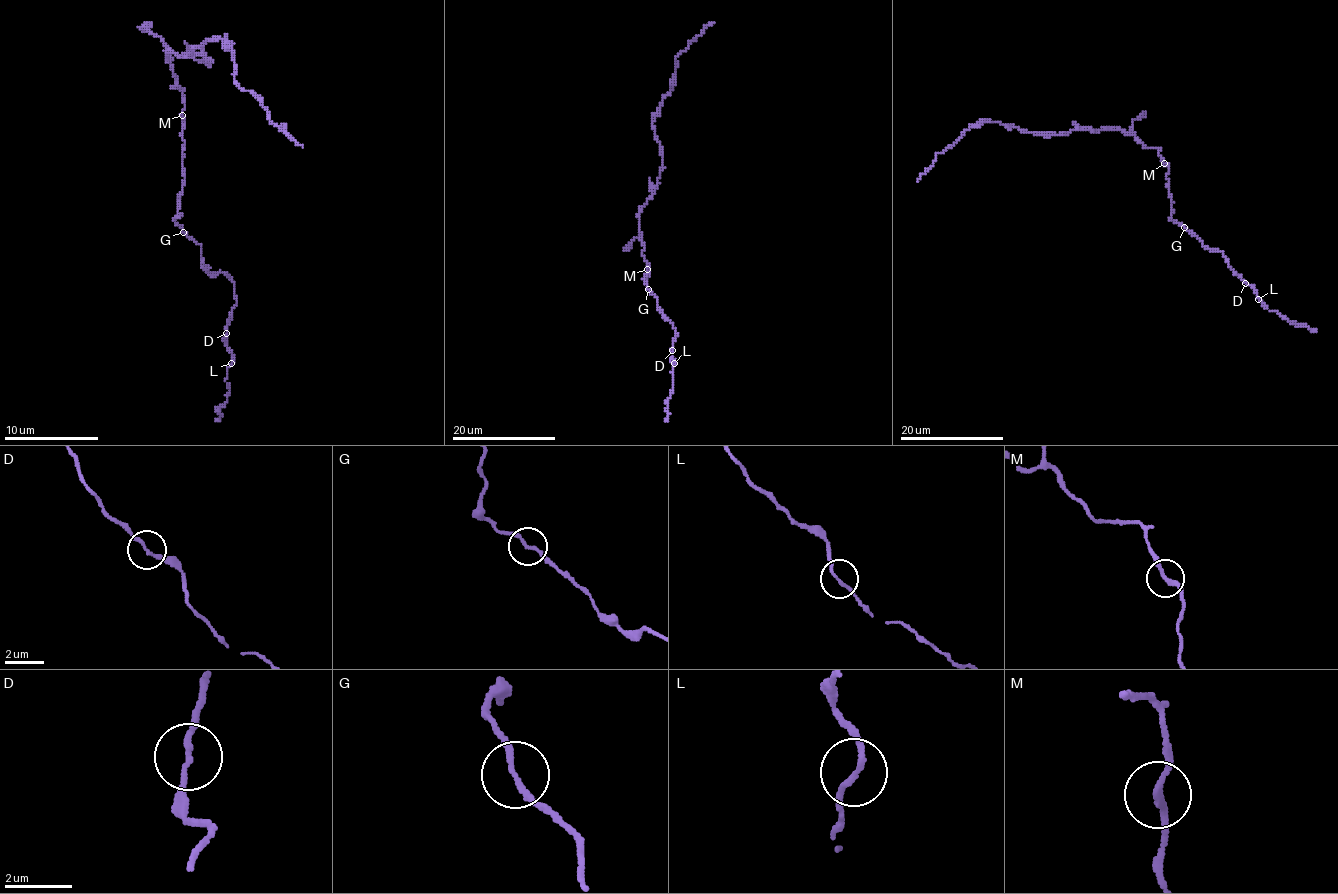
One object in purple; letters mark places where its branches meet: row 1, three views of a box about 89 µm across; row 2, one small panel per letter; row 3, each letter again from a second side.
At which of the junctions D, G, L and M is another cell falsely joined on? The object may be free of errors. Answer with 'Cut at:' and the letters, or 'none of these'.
Cut at: none of these

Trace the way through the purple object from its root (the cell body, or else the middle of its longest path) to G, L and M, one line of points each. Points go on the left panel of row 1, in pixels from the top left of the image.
G: (175, 83), (173, 86), (182, 93), (185, 102), (185, 183), (177, 199), (175, 218), (182, 232)
L: (175, 83), (185, 102), (175, 220), (201, 246), (201, 263), (234, 284), (225, 336), (232, 362)
M: (175, 83), (173, 86), (182, 93), (185, 102), (182, 114)

